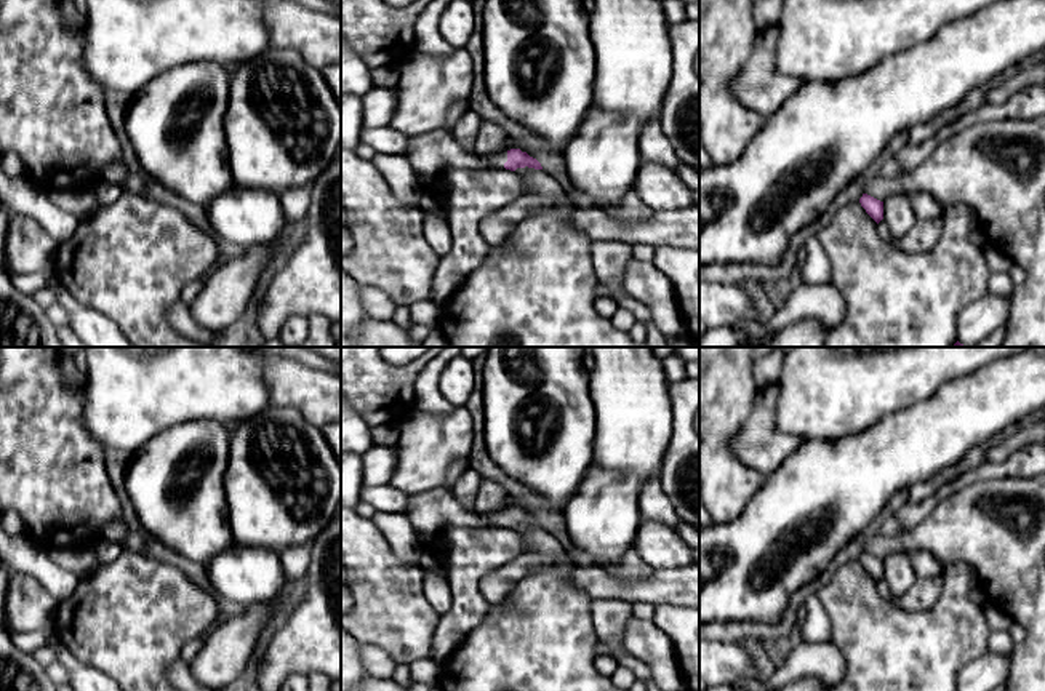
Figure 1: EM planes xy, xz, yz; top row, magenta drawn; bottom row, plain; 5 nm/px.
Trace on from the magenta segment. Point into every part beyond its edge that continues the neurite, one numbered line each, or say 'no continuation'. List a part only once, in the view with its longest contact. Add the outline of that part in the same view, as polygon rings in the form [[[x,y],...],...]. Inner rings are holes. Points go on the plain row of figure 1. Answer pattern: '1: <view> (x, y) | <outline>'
1: xz (498, 519) | [[[507,510],[494,512],[486,515],[494,526],[504,526],[504,521],[507,520]]]

